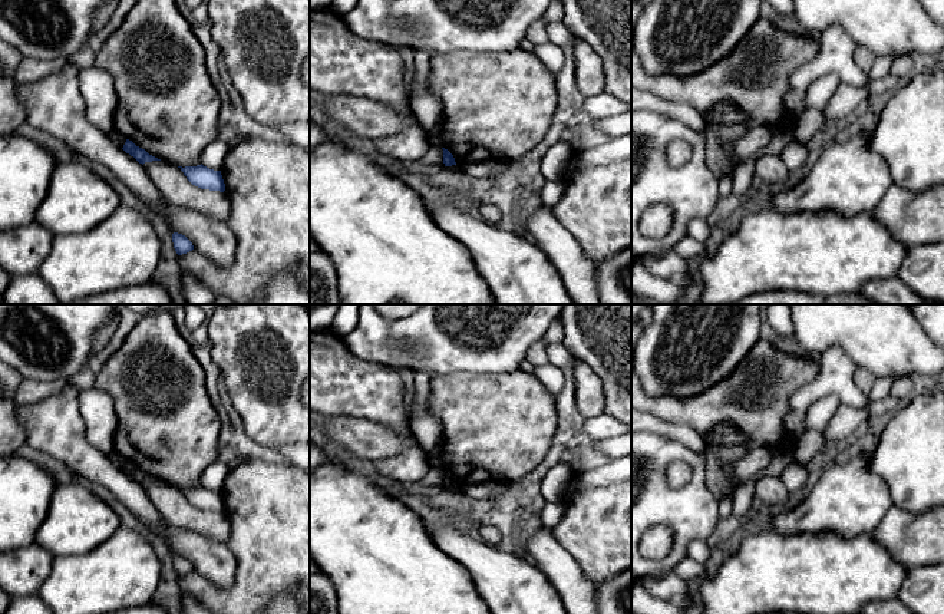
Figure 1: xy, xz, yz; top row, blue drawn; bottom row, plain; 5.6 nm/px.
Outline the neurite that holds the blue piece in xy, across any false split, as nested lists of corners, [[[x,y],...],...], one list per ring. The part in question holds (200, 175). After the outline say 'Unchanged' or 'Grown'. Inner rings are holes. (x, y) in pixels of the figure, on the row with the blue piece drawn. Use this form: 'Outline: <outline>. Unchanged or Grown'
Outline: [[[202,164],[197,166],[185,166],[185,168],[178,166],[178,168],[184,172],[187,179],[192,185],[201,189],[220,191],[220,192],[225,191],[225,184],[221,171],[209,169]]]. Unchanged

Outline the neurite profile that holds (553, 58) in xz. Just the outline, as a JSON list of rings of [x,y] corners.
[[[552,43],[535,46],[534,55],[542,60],[544,66],[555,75],[564,65],[564,49]]]

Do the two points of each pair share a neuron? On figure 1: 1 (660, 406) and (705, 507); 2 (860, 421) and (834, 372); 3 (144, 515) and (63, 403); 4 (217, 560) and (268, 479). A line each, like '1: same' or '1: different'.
1: different
2: different
3: same
4: different

